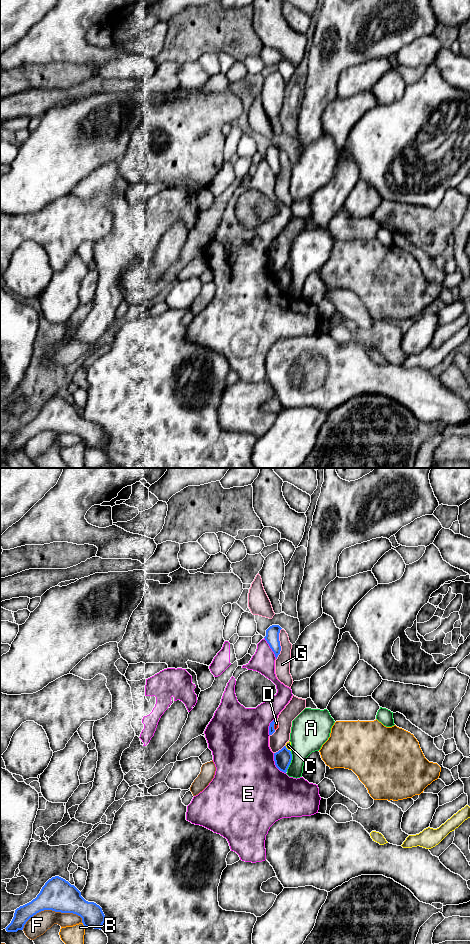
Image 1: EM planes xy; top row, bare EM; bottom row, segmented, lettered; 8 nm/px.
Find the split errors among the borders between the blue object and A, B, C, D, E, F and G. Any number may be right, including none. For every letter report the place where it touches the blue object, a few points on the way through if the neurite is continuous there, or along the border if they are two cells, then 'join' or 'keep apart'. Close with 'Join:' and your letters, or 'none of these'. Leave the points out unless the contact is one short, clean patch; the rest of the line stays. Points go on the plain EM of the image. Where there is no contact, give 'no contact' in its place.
A: xy (290, 281) | keep apart
B: xy (83, 444) | keep apart
C: xy (286, 268) | keep apart
D: xy (273, 245) | along xy (276, 240), (274, 249) | keep apart
E: xy (275, 284) | keep apart
F: xy (50, 429) | keep apart
G: xy (279, 164) | keep apart
Join: none of these

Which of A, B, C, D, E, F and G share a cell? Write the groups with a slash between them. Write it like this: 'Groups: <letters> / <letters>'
Groups: A / B / C / D F / E / G

